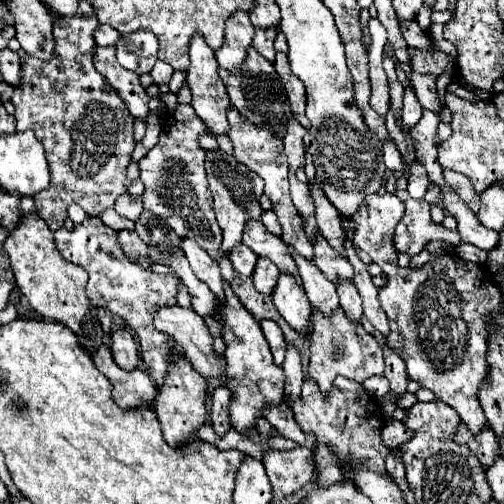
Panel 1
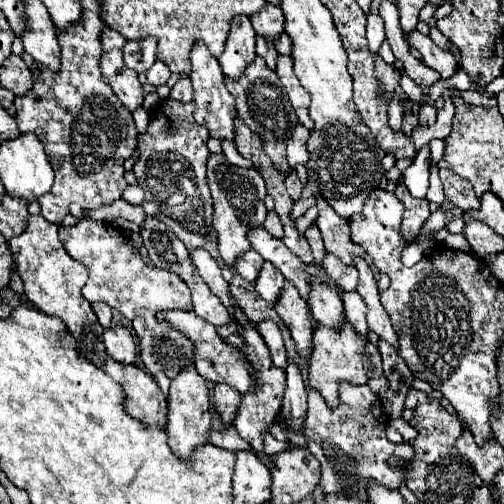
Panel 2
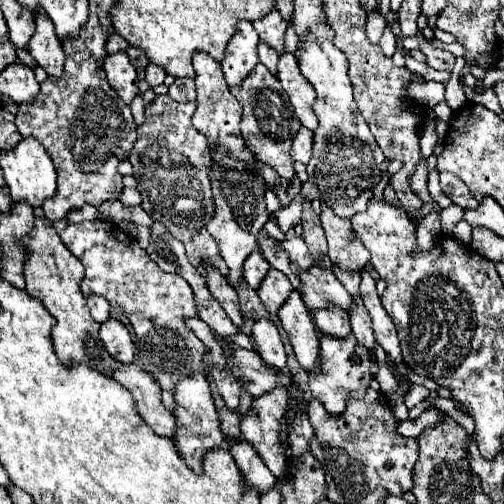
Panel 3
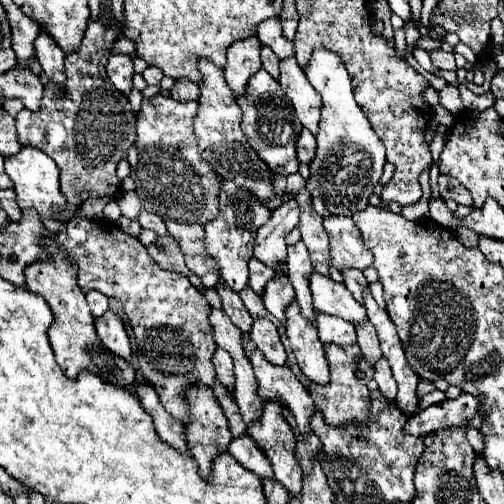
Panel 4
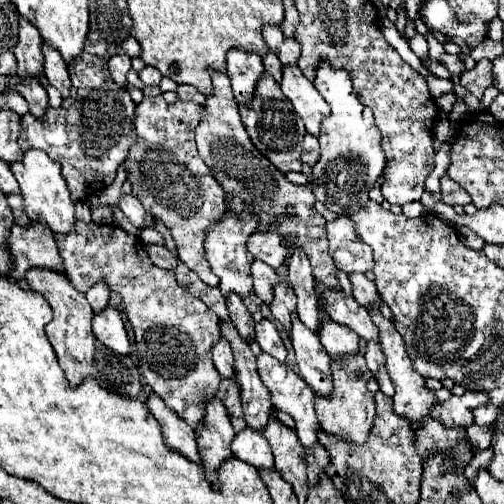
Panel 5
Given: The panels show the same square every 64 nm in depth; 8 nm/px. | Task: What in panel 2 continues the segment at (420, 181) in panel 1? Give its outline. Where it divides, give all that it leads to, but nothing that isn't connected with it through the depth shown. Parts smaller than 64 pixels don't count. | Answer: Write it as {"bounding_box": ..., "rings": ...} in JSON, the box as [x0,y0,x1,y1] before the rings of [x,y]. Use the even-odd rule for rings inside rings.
{"bounding_box":[402,144,430,198],"rings":[[[424,144],[412,166],[408,166],[402,172],[402,182],[410,188],[414,188],[416,192],[412,192],[412,196],[416,198],[425,198],[426,191],[429,188],[429,168],[430,168],[430,144]]]}

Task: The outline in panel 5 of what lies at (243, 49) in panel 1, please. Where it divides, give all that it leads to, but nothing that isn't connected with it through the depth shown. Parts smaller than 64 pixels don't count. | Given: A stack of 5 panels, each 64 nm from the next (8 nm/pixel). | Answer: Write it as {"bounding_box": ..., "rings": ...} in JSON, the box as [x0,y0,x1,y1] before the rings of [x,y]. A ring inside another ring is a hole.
{"bounding_box":[226,48,264,106],"rings":[[[236,48],[236,50],[228,52],[226,74],[232,82],[236,102],[250,106],[254,100],[254,94],[256,94],[256,84],[264,74],[262,58],[256,56],[254,52],[244,52],[244,50]]]}

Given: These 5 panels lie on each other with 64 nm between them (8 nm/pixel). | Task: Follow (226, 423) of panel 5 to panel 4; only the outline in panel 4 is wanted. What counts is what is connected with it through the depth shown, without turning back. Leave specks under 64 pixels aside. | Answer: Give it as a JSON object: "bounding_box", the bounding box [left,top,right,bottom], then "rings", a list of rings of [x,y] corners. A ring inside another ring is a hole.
{"bounding_box":[186,386,232,480],"rings":[[[196,386],[194,390],[188,390],[188,406],[192,408],[192,420],[186,424],[188,426],[188,444],[192,444],[192,458],[196,460],[202,478],[210,480],[214,458],[224,454],[228,450],[228,444],[232,442],[230,426],[228,426],[228,420],[222,412],[214,392],[208,388]]]}

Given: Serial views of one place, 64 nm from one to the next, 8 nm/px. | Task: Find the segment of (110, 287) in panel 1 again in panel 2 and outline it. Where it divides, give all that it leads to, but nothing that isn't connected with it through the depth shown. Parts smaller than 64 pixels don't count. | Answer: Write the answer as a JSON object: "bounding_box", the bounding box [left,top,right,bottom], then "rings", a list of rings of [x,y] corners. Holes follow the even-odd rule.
{"bounding_box":[58,218,196,392],"rings":[[[86,218],[70,228],[60,226],[58,234],[66,252],[88,268],[90,278],[82,288],[84,298],[88,302],[106,302],[108,306],[116,308],[124,318],[130,320],[138,336],[140,360],[144,368],[160,384],[162,392],[168,392],[172,378],[194,364],[196,352],[190,338],[186,338],[166,320],[158,320],[160,312],[192,310],[192,296],[184,280],[168,270],[148,266],[140,250],[132,248],[122,230],[112,226],[110,222],[96,222],[92,218]]]}

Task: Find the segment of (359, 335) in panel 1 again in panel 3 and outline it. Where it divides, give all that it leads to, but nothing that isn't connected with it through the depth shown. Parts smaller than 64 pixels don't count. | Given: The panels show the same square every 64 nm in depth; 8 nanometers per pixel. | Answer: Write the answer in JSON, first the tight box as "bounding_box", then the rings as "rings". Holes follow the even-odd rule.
{"bounding_box":[310,334,378,416],"rings":[[[320,334],[320,356],[322,366],[318,372],[310,374],[310,396],[320,400],[328,414],[340,416],[348,408],[348,400],[362,400],[370,380],[378,372],[378,364],[374,360],[374,354],[362,348],[354,336],[348,340],[336,340]]]}

